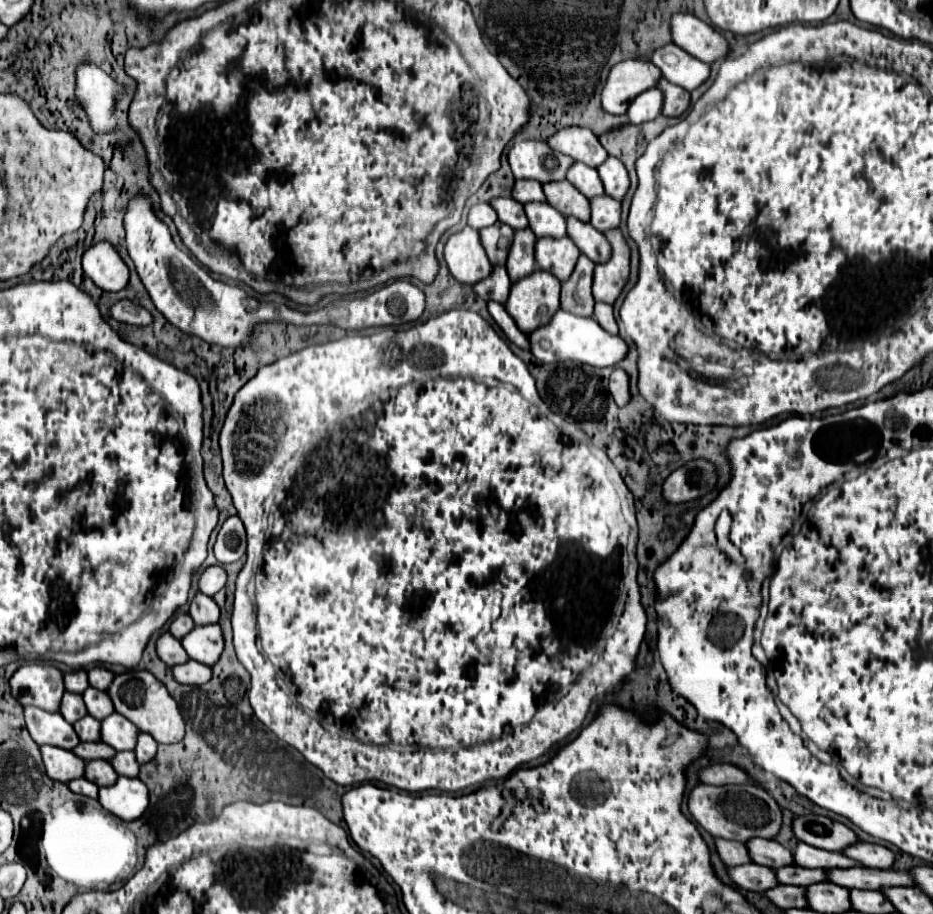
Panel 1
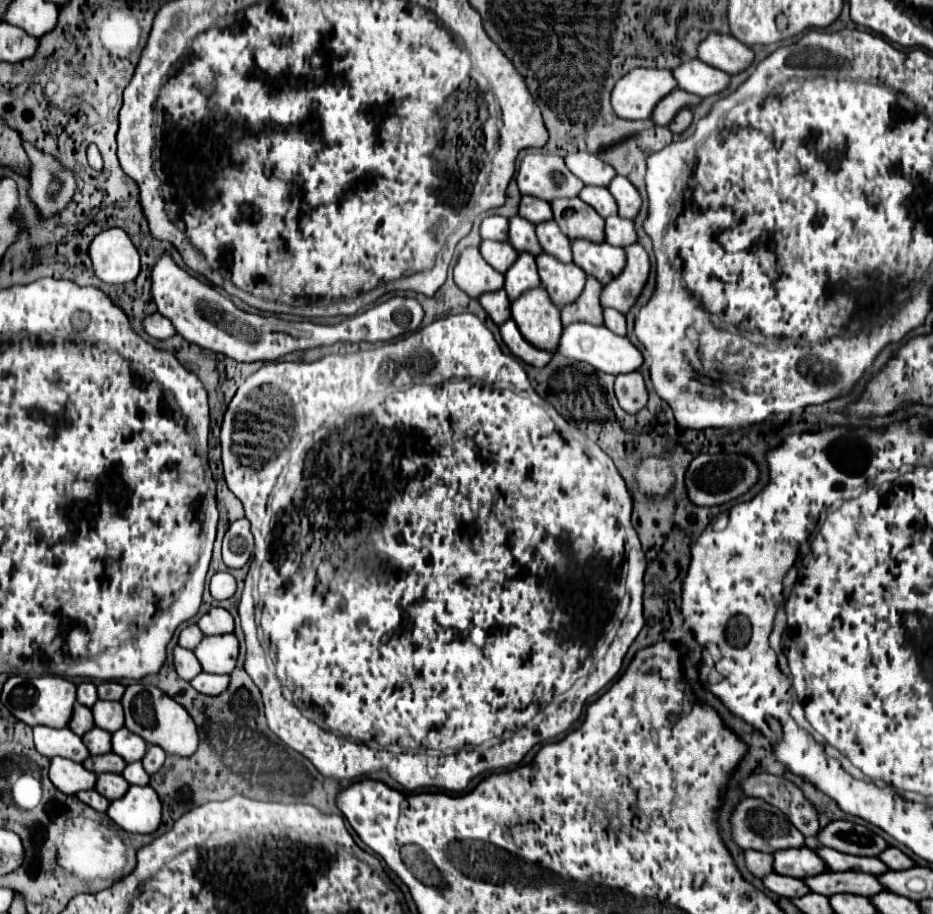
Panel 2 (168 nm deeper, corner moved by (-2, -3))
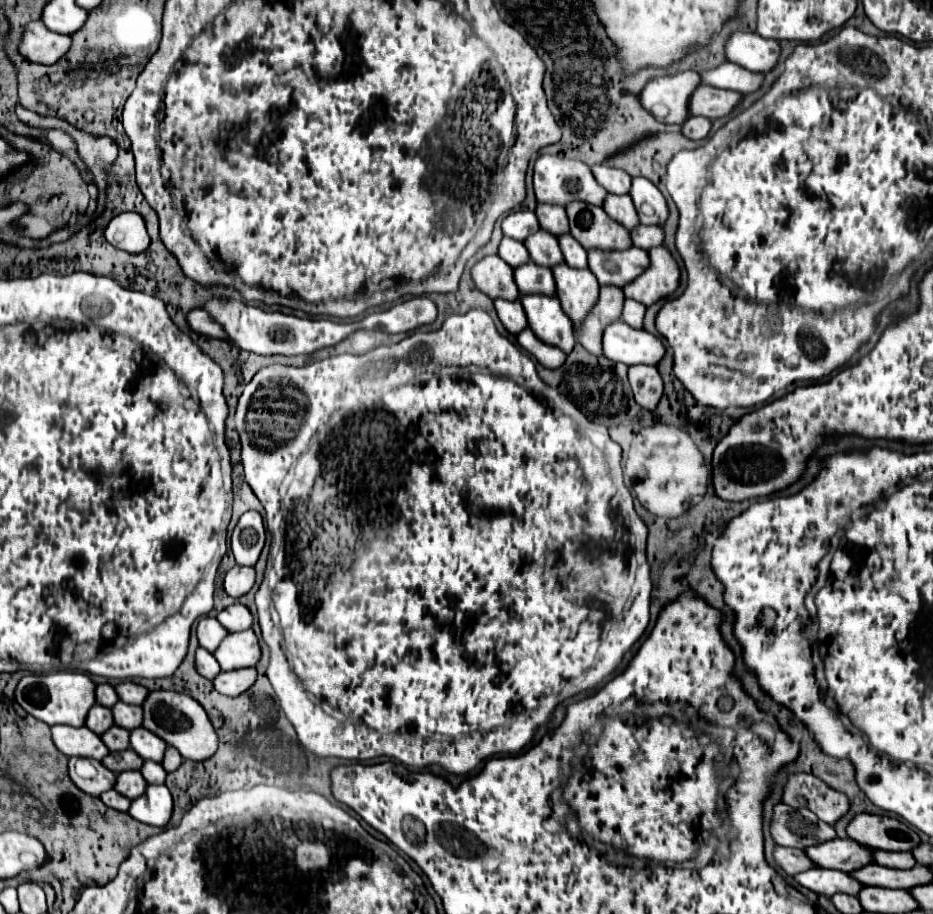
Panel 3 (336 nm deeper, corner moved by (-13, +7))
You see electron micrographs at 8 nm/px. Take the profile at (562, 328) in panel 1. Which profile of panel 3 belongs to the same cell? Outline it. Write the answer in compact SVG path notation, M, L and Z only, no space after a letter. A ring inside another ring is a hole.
M618 320L604 330L604 356L612 362L626 366L652 364L656 366L666 348L664 344L646 330L636 330L626 322Z

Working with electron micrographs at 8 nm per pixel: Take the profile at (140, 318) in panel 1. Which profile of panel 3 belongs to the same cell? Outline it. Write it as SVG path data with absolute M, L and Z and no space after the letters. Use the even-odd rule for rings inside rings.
M192 310L188 314L188 324L198 334L206 334L206 336L218 338L218 340L228 340L226 338L228 334L224 332L224 328L206 310Z

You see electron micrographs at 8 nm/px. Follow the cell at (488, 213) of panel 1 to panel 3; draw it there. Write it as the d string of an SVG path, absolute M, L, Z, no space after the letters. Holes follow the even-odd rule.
M522 210L522 212L508 214L502 222L502 230L504 230L504 236L510 236L514 240L524 242L530 234L540 230L540 224L538 224L538 218L534 212Z

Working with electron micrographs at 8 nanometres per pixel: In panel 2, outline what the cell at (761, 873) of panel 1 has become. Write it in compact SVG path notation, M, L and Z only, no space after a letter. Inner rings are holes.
M775 872L765 874L763 884L767 890L771 890L777 896L785 896L785 898L799 898L803 894L807 894L807 886L803 886L801 880L791 878L791 876L779 876Z

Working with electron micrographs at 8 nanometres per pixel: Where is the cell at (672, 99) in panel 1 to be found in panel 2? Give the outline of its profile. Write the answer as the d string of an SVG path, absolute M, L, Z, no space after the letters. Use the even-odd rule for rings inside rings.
M685 106L685 108L681 108L681 110L675 114L675 118L671 120L669 128L671 128L671 132L683 132L683 130L691 124L691 120L693 120L693 116L691 116L691 108Z

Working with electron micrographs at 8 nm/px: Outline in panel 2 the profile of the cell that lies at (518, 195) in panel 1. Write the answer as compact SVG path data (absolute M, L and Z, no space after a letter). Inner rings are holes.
M521 196L519 214L533 224L539 224L539 222L545 222L547 218L553 218L549 202L545 202L541 198L535 198L535 196Z

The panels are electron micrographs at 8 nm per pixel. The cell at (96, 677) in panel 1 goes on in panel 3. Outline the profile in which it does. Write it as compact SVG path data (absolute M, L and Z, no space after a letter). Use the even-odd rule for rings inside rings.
M132 682L118 684L116 692L118 692L120 700L126 702L126 704L144 704L144 700L148 698L148 690L144 686L132 684Z

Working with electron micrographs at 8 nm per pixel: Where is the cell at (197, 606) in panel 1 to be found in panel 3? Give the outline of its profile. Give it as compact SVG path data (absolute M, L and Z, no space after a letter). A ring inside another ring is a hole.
M232 604L224 608L218 616L218 622L228 630L228 632L242 632L252 626L252 614L244 604Z

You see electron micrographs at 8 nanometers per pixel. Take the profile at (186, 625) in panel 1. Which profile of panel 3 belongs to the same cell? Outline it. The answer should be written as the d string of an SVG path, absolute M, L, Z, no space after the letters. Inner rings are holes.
M202 618L196 634L198 634L200 646L206 648L208 652L214 652L220 646L220 642L226 638L228 630L216 618Z

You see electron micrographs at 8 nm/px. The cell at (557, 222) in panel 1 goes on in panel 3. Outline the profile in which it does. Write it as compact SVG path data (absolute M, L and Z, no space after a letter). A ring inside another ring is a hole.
M570 234L560 236L558 242L560 242L562 254L564 254L564 262L570 268L588 268L588 254L586 254L586 250Z

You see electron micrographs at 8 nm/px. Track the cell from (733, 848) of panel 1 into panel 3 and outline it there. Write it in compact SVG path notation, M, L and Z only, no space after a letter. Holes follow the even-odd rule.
M776 846L774 848L774 858L776 862L780 864L780 868L790 874L790 876L796 876L804 870L810 870L810 868L816 868L814 862L806 856L804 850L798 850L798 848L782 848L782 846Z

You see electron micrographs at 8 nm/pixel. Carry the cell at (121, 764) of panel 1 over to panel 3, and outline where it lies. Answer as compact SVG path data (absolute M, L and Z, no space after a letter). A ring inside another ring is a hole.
M146 760L140 772L142 772L142 776L144 776L144 780L146 780L148 784L164 784L164 780L166 780L166 770L164 770L162 764L158 764L158 762Z

